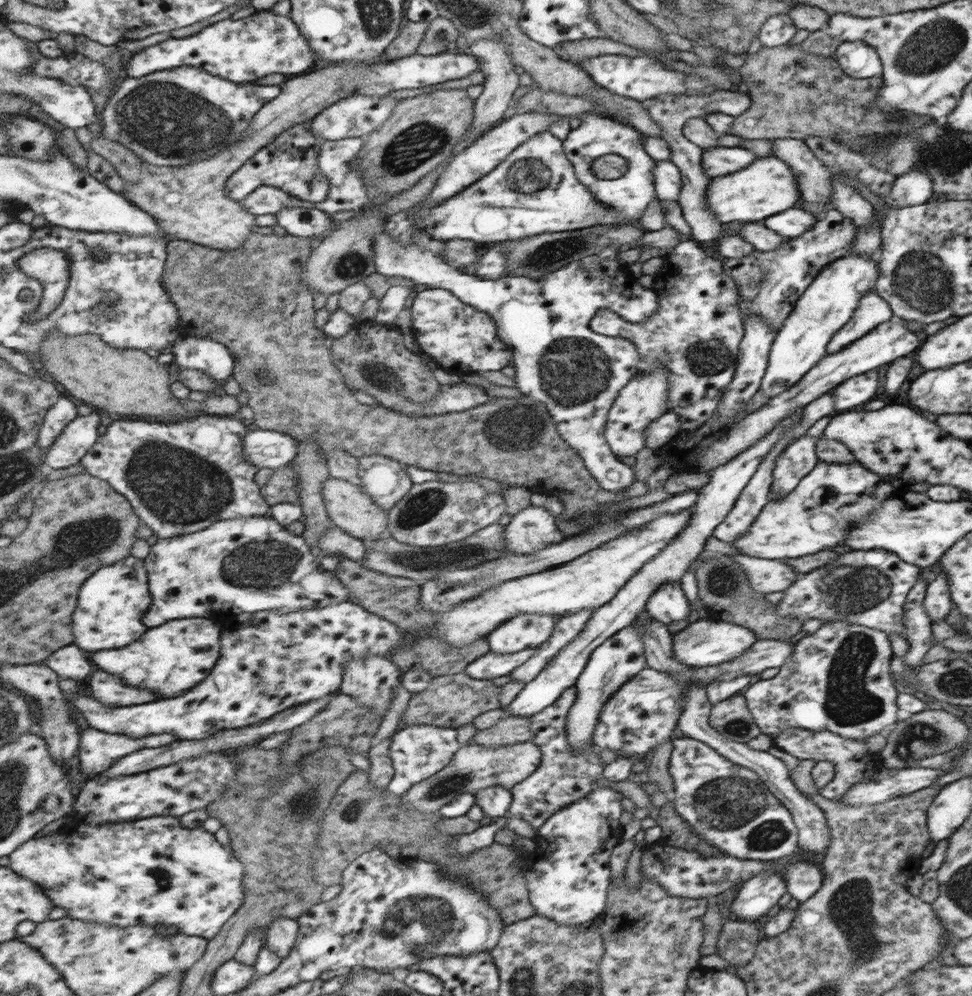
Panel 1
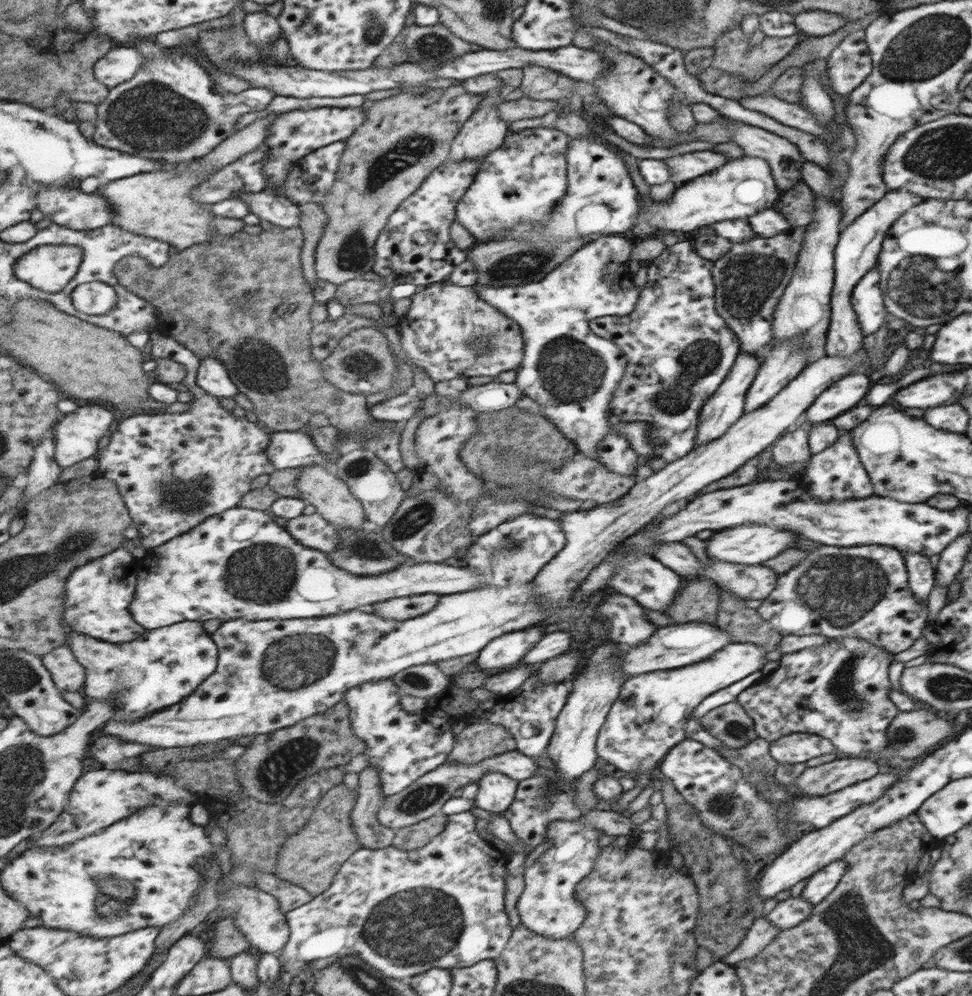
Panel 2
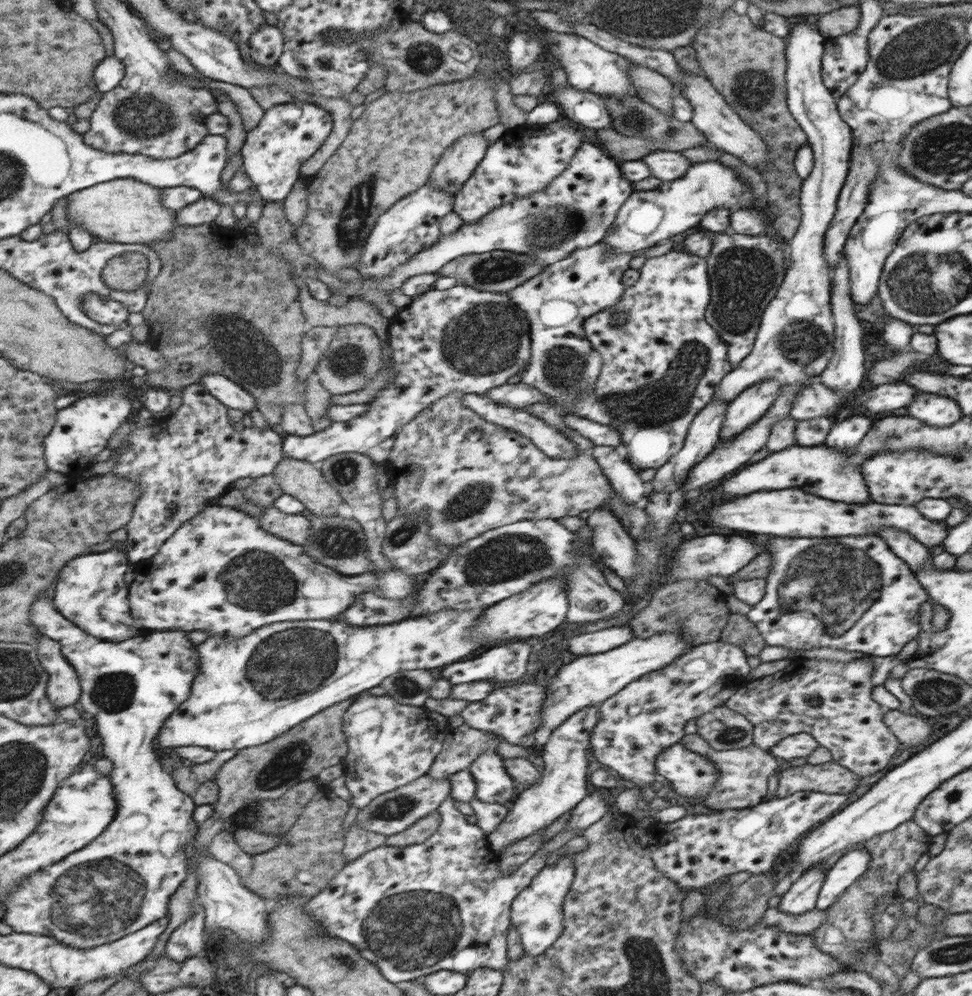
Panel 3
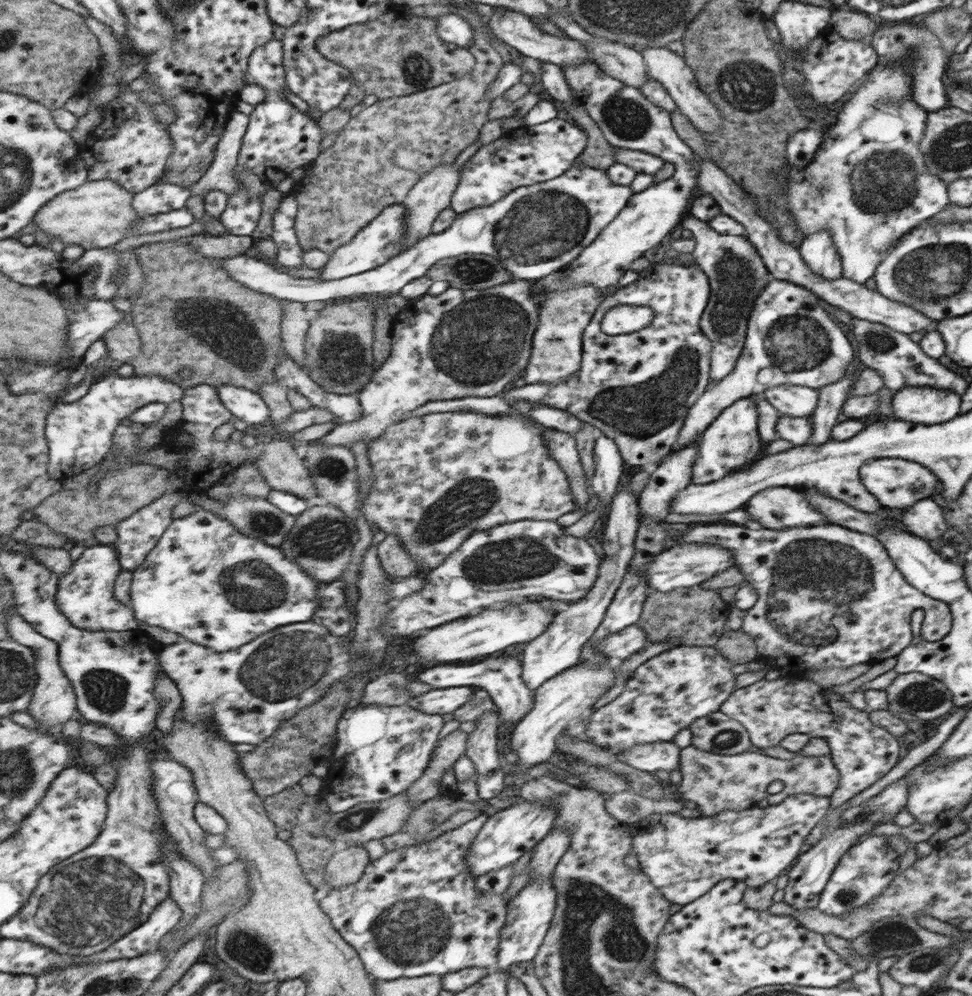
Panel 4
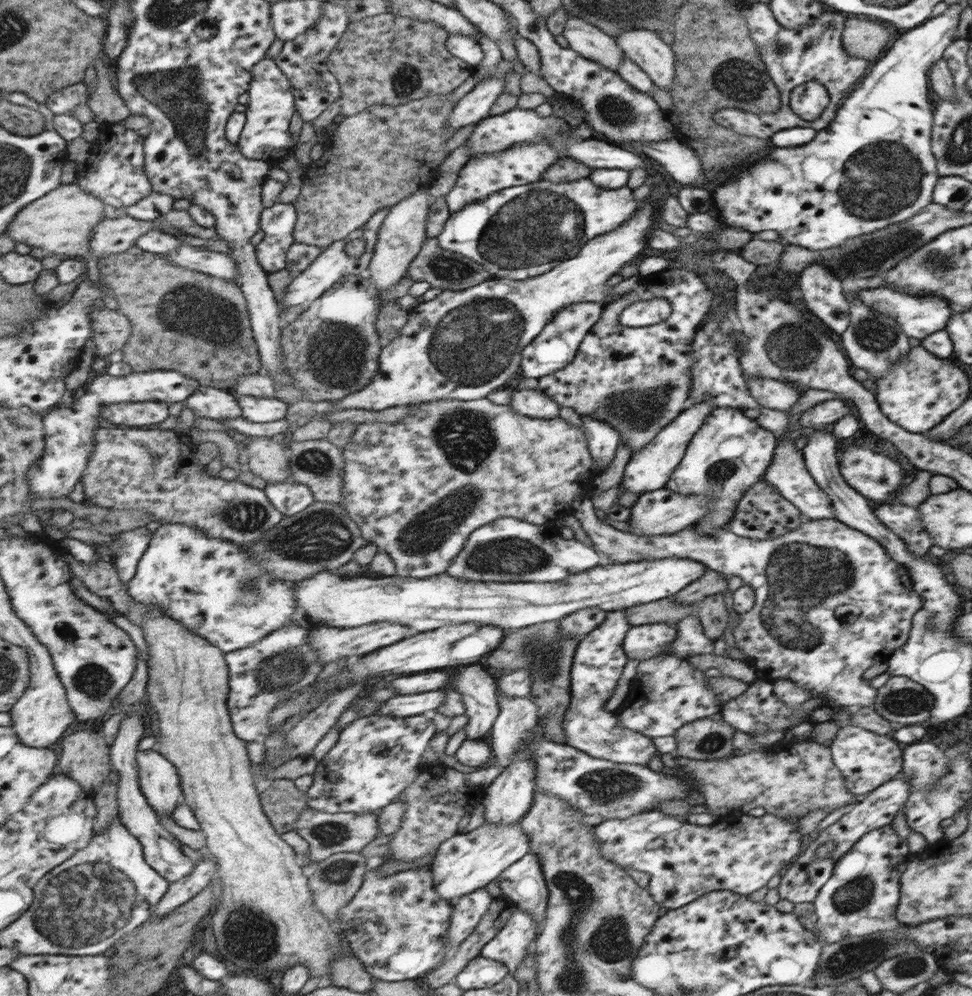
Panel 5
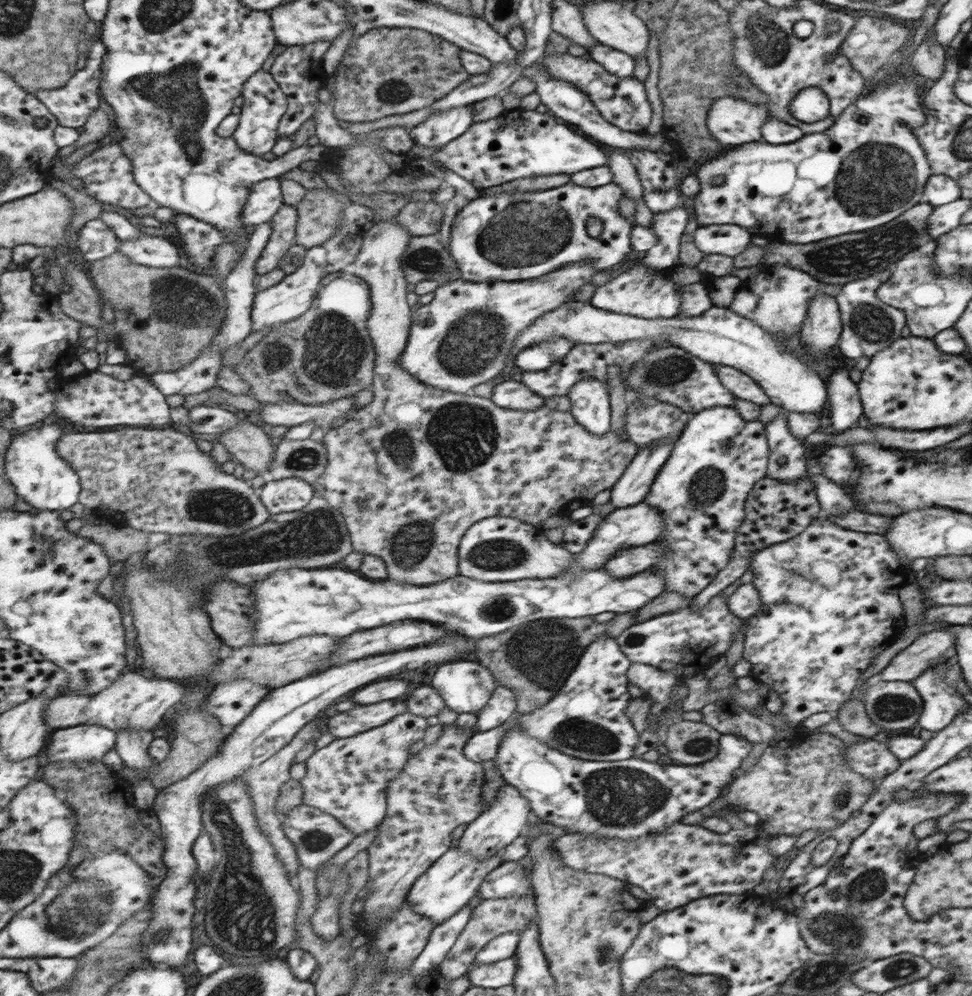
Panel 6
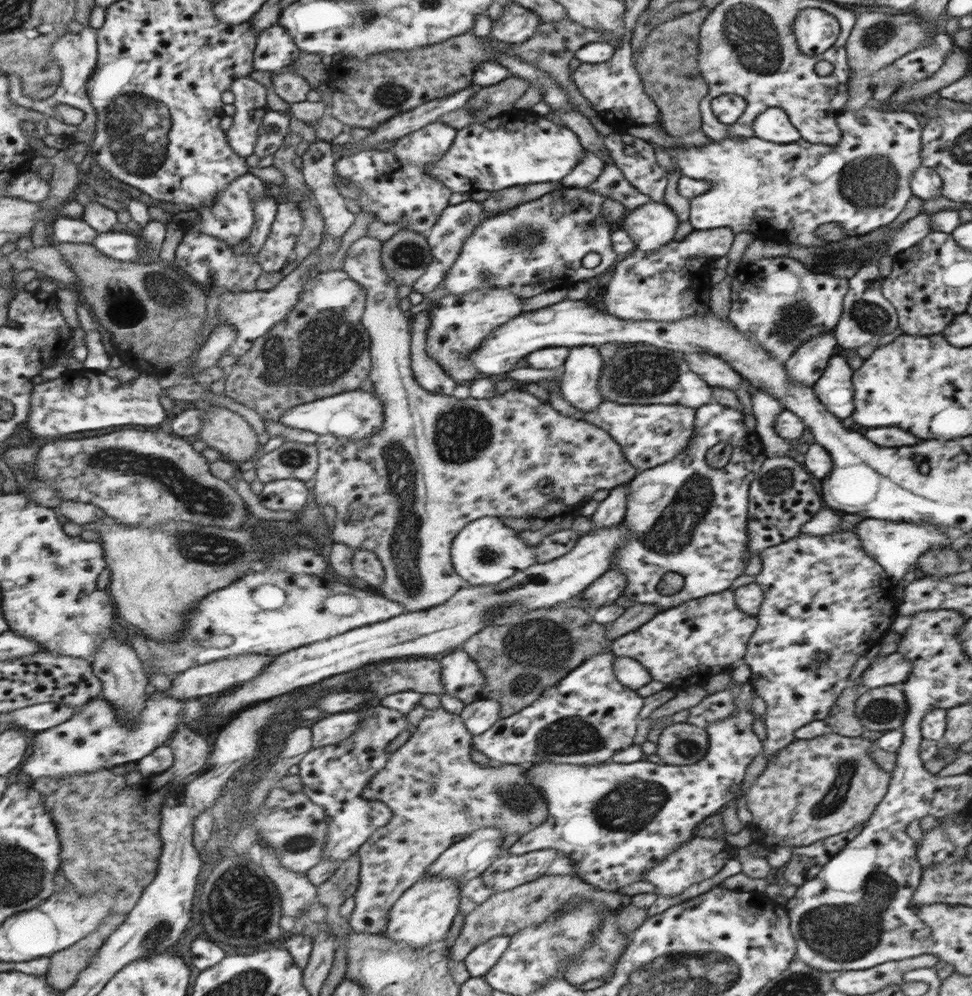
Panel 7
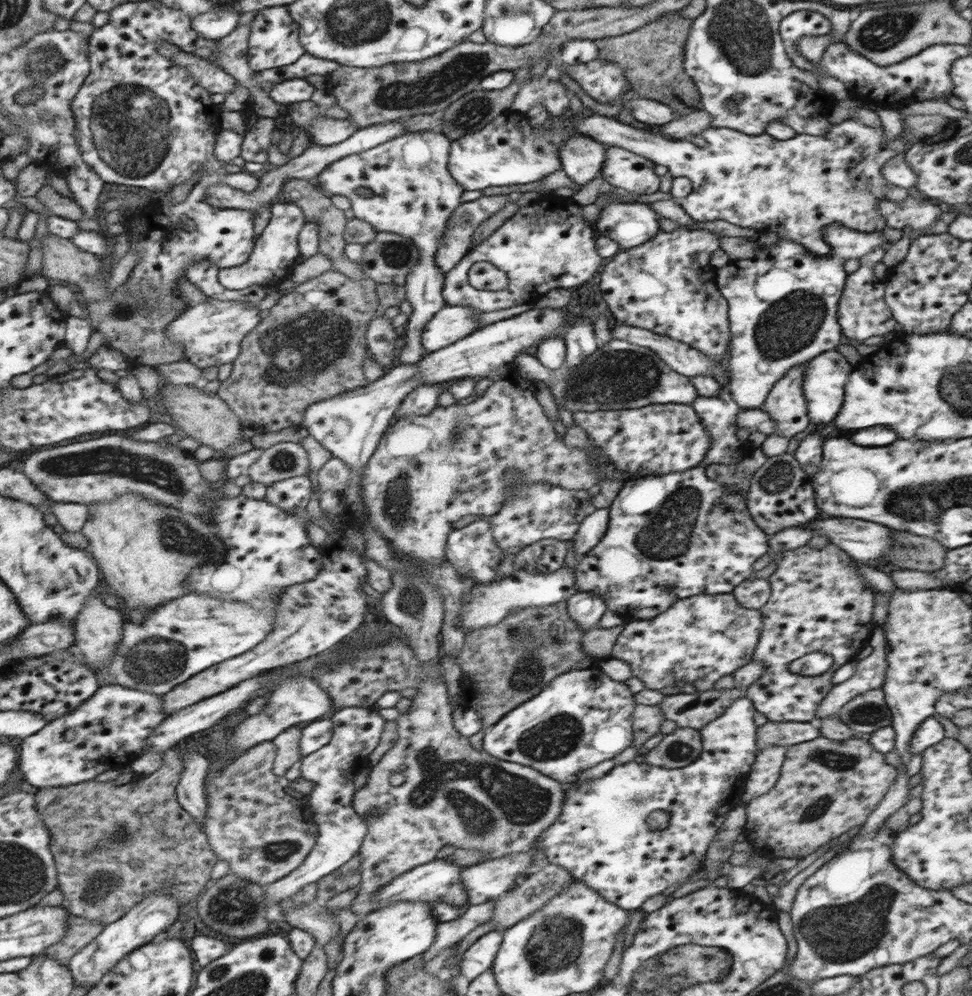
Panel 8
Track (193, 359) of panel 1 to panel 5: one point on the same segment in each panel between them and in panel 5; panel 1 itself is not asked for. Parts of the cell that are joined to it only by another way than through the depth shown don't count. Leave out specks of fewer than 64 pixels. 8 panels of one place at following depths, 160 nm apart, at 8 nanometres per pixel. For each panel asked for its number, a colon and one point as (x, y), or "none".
2: (213, 376)
3: (228, 392)
4: (246, 404)
5: (258, 410)

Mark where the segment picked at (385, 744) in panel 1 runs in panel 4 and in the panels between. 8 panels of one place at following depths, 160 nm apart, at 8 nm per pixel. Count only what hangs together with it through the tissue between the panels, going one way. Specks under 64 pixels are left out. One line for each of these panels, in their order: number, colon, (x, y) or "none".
2: (373, 835)
3: (359, 841)
4: (347, 866)

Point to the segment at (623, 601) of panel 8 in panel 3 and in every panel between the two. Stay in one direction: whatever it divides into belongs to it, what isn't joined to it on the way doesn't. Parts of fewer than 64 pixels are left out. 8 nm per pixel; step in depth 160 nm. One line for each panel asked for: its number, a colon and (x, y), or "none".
3: (749, 406)
4: (731, 442)
5: (729, 452)
6: (701, 489)
7: (687, 520)

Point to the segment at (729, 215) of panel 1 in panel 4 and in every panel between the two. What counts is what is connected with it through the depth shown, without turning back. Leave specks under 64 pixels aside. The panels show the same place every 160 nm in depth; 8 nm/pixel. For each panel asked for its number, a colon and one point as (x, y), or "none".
2: (744, 186)
3: (646, 217)
4: (626, 119)

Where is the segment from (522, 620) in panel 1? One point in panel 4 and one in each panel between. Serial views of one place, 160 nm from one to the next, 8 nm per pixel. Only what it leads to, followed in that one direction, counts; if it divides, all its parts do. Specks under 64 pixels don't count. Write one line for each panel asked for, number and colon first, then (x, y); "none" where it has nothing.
2: (505, 651)
3: (505, 663)
4: (500, 678)

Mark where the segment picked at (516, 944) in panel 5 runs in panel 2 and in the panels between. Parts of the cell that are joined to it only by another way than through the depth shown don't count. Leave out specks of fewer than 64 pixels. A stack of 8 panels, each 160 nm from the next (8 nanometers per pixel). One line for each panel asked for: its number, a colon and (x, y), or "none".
2: (548, 905)
3: (536, 913)
4: (531, 911)

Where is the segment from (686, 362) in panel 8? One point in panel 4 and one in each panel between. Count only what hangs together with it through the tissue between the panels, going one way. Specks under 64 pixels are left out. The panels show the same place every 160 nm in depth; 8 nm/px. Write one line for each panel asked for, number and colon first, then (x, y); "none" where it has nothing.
4: (795, 401)
5: (770, 394)
6: (741, 386)
7: (716, 372)

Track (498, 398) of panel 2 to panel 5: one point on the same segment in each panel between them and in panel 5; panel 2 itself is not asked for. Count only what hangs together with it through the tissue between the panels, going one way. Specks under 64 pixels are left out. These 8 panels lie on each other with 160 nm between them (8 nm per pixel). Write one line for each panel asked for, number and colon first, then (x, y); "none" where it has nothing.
3: (519, 395)
4: (636, 388)
5: (622, 376)

